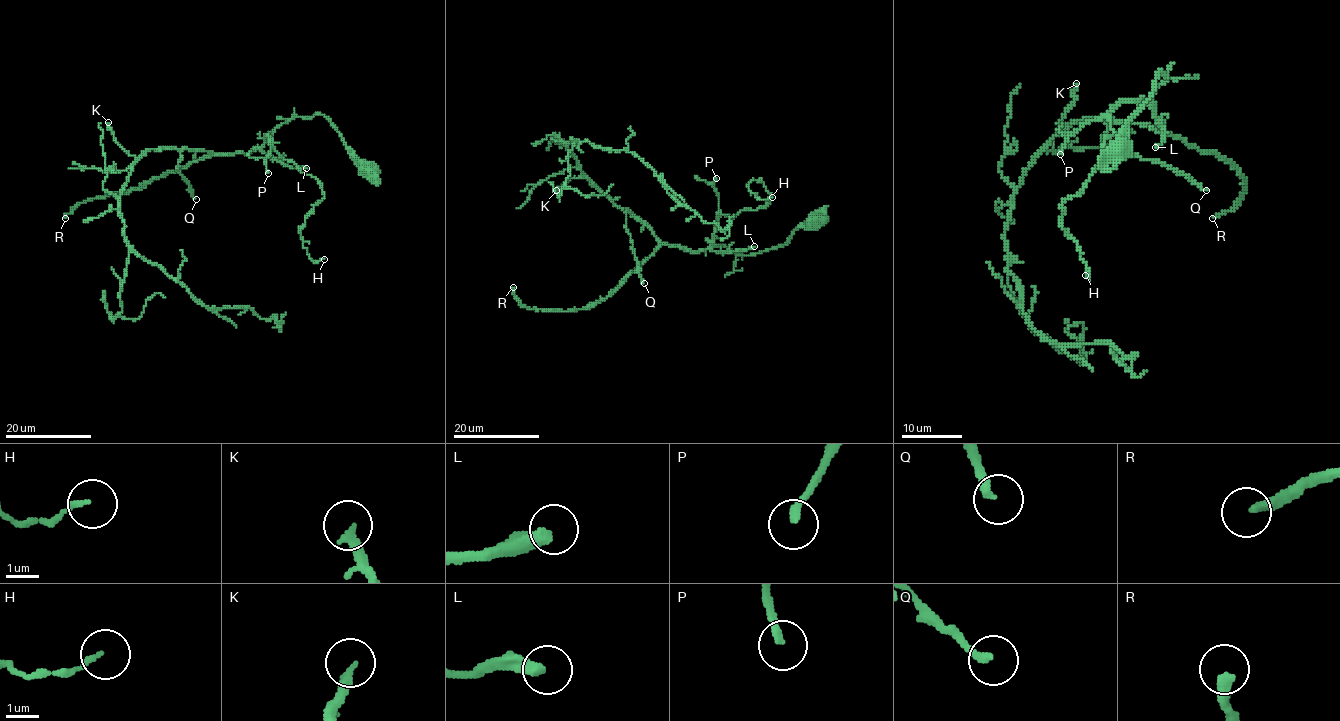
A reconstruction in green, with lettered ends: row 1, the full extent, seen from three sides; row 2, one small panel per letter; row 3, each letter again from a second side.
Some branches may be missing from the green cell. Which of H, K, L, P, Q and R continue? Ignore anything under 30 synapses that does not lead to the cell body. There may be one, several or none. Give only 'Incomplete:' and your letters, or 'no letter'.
Incomplete: L, P, R

